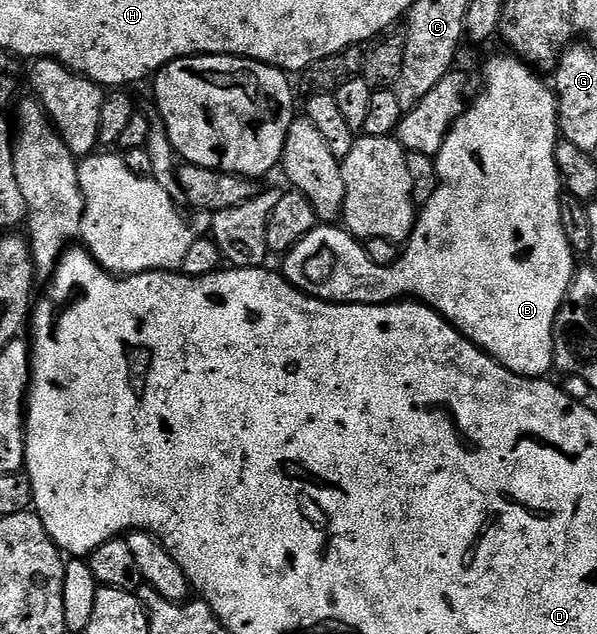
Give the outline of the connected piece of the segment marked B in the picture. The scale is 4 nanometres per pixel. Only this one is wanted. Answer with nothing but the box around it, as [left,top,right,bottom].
[281,56,577,378]

